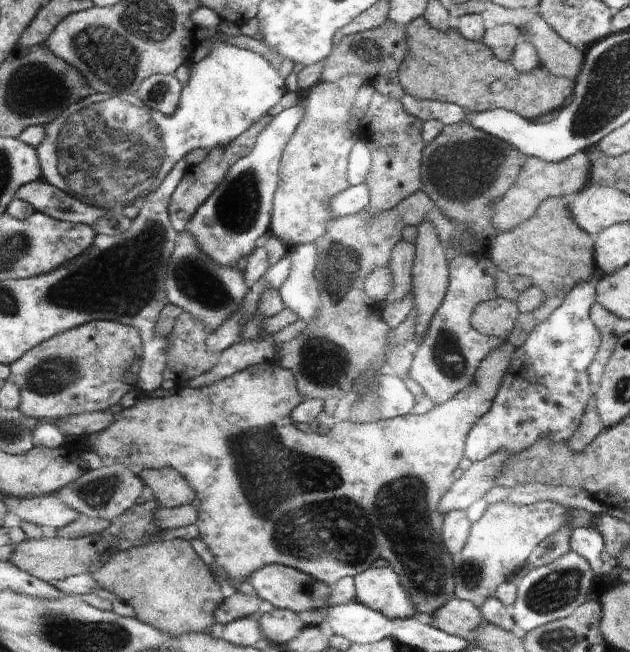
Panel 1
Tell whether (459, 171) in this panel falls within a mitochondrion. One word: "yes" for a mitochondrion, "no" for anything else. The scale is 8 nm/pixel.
yes

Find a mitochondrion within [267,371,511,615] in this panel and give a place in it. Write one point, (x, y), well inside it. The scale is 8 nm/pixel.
(470, 573)

